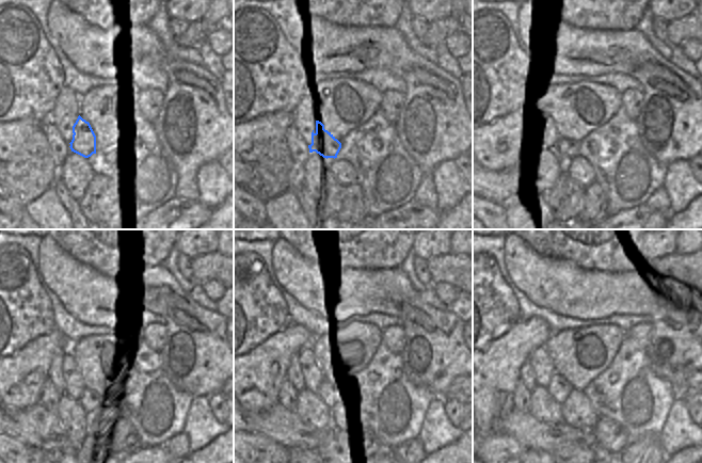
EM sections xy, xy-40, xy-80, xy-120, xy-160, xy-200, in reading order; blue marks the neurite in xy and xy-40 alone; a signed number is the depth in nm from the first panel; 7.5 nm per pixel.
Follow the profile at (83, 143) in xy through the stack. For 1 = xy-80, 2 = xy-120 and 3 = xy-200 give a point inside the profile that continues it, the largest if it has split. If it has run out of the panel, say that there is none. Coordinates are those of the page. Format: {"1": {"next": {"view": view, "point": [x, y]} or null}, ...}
{"1": {"next": {"view": "xy-80", "point": [557, 146]}}, "2": {"next": {"view": "xy-120", "point": [74, 382]}}, "3": {"next": {"view": "xy-200", "point": [543, 368]}}}

